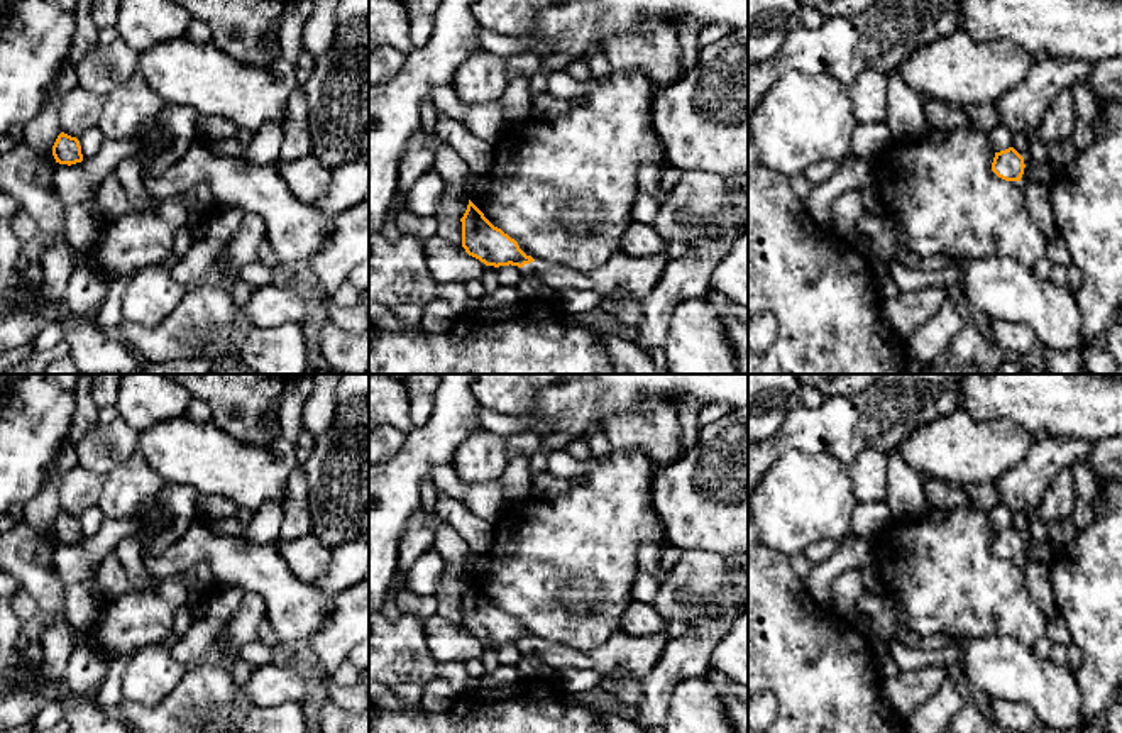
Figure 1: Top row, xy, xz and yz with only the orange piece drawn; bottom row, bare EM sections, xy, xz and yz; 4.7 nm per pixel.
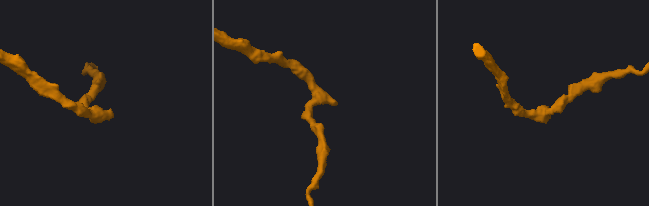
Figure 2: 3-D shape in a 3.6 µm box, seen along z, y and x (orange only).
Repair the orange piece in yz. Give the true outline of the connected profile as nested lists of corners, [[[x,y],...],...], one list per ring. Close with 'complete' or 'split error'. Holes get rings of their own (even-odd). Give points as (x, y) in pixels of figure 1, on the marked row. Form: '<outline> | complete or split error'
[[[1014,149],[995,152],[992,171],[1005,181],[1020,181],[1024,174],[1024,157]]] | complete

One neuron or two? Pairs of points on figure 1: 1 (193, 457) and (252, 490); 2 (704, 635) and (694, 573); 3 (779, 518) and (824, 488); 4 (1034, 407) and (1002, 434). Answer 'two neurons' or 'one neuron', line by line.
1: one neuron
2: two neurons
3: one neuron
4: two neurons

